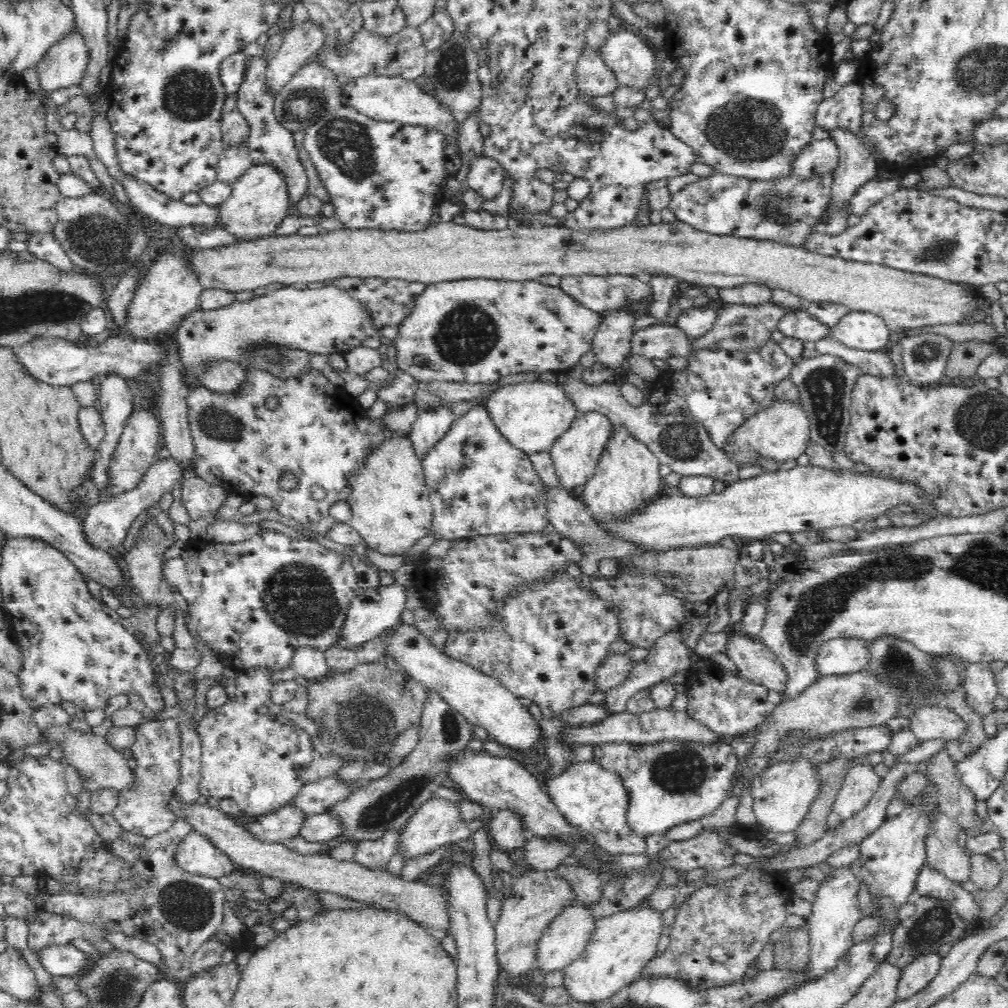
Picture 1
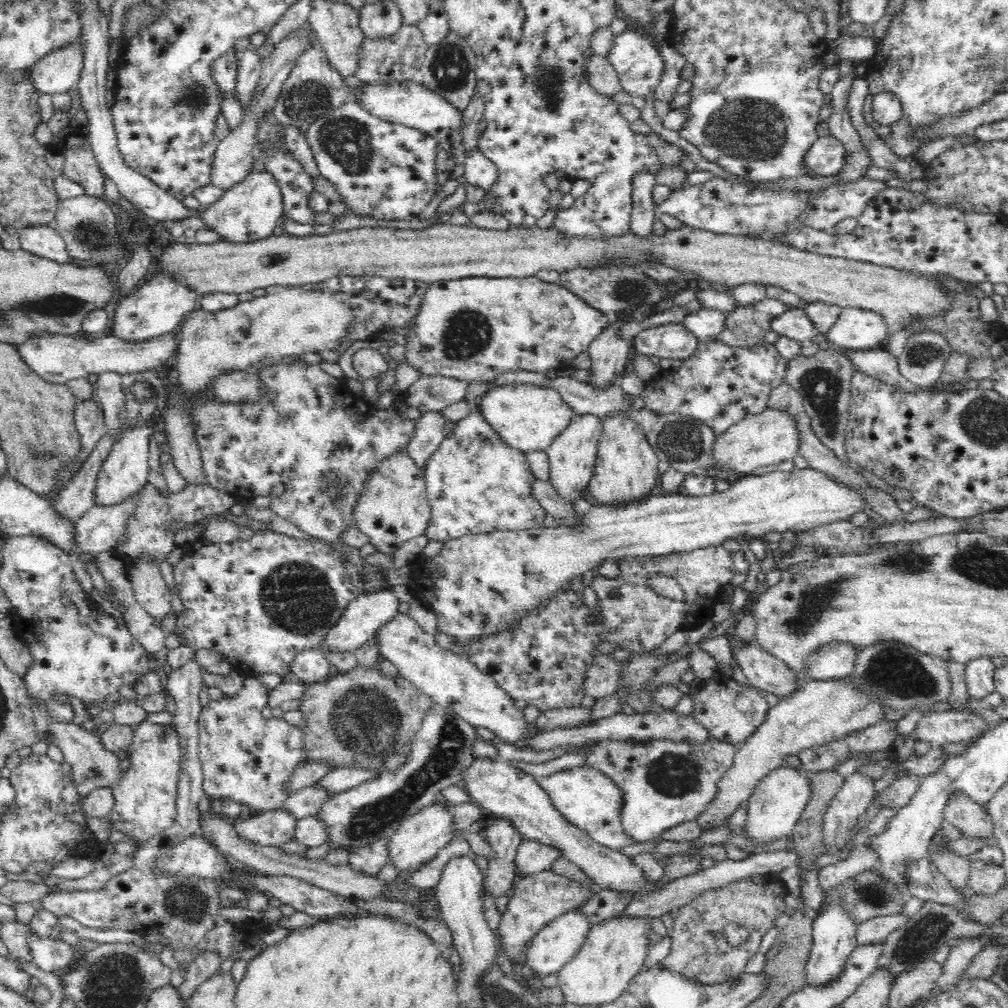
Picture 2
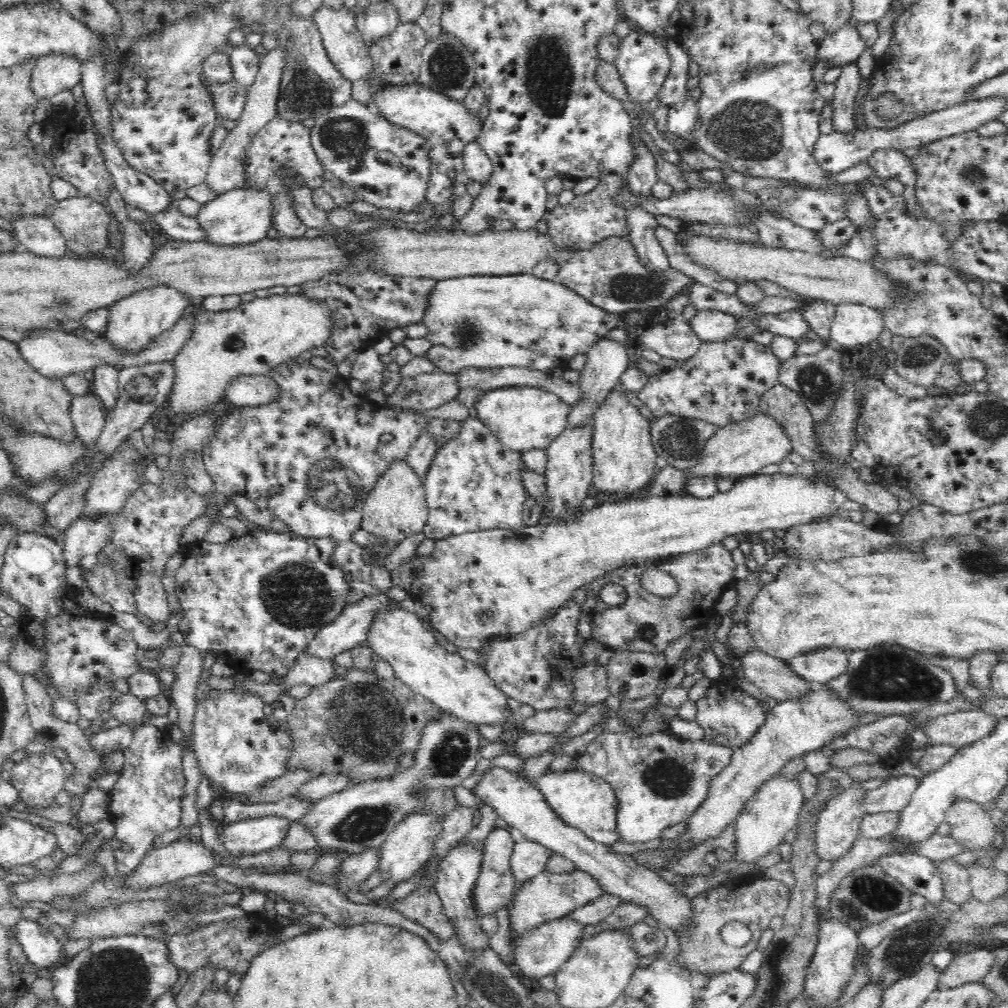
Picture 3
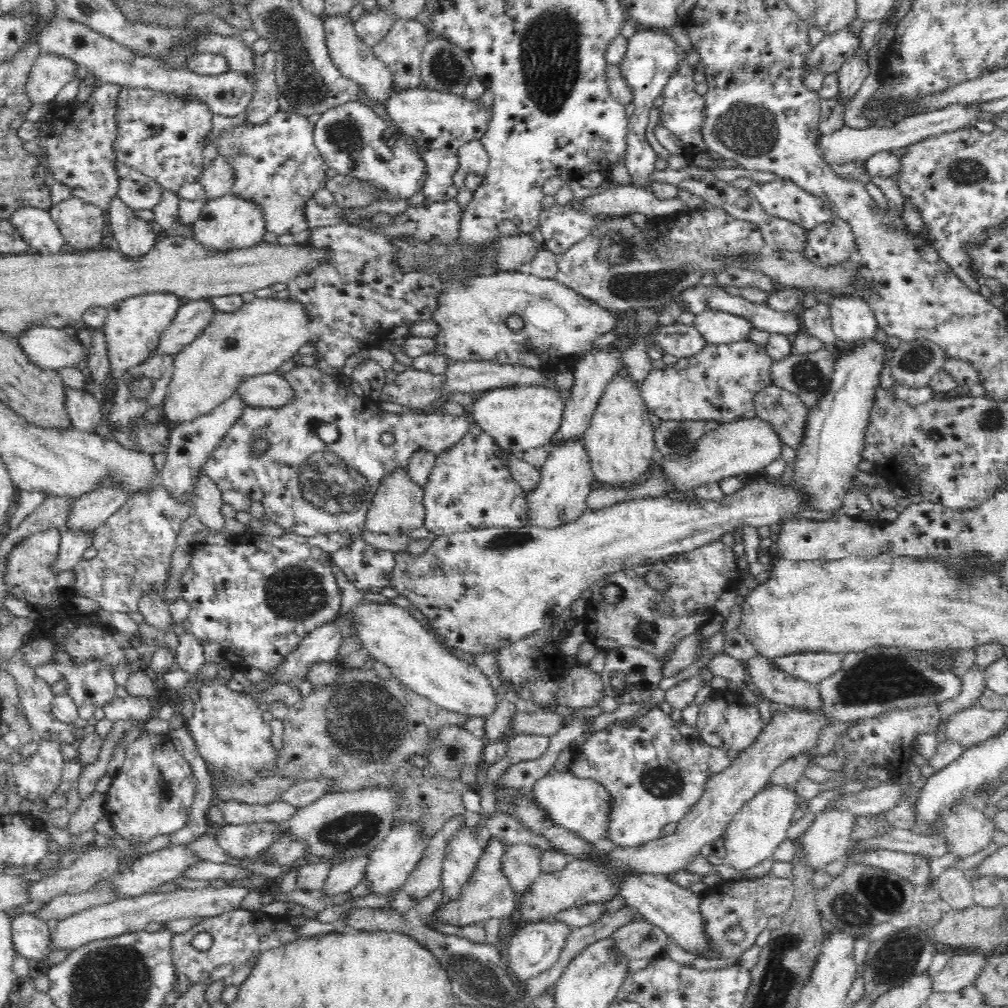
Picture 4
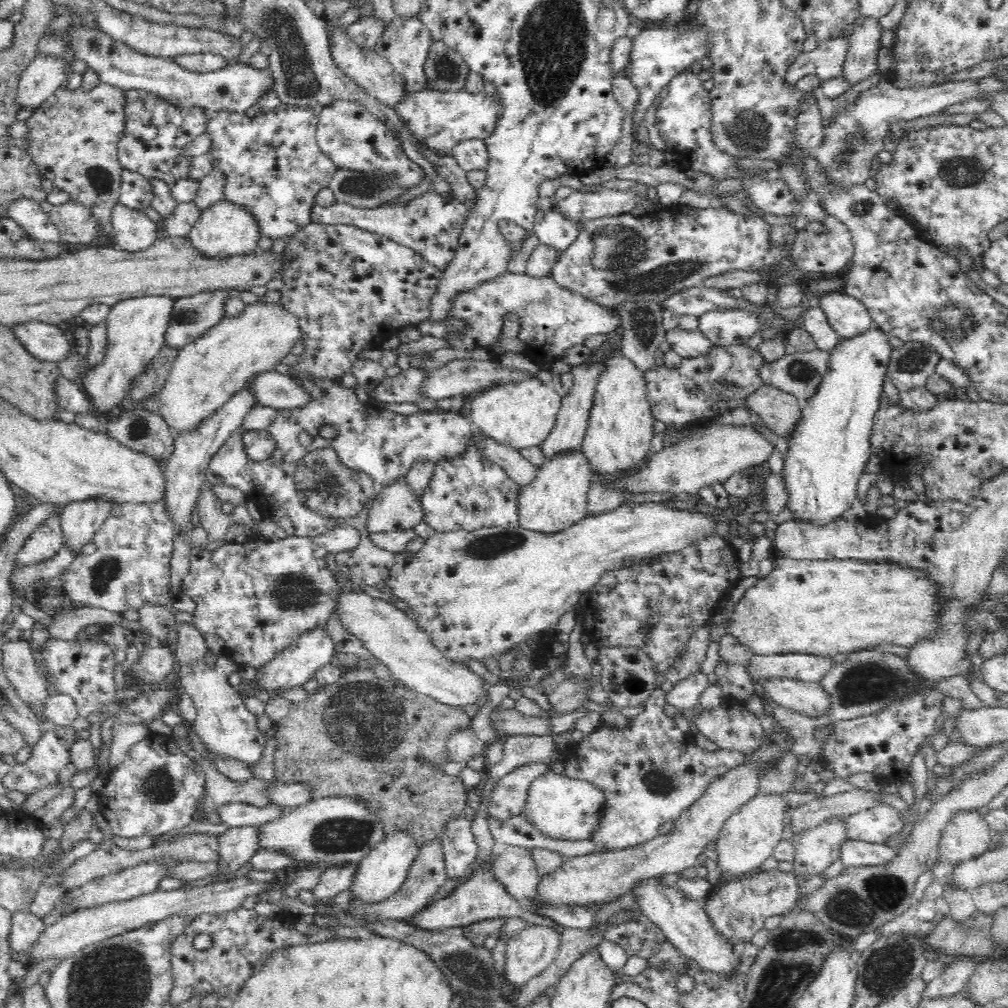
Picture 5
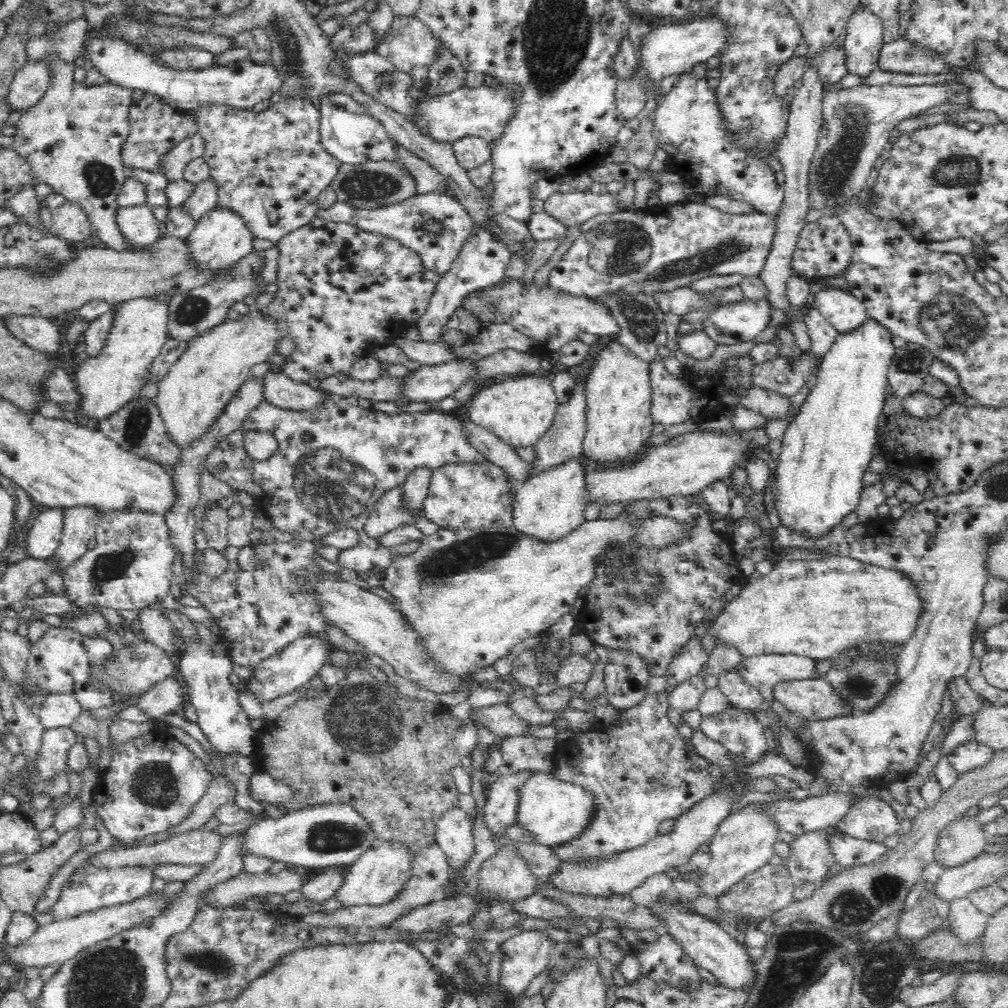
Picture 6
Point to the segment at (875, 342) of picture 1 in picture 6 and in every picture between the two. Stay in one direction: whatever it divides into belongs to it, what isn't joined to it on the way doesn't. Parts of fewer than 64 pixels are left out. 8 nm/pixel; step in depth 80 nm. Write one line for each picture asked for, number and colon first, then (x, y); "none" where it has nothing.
2: (855, 328)
3: (855, 324)
4: (851, 318)
5: (848, 316)
6: (843, 310)

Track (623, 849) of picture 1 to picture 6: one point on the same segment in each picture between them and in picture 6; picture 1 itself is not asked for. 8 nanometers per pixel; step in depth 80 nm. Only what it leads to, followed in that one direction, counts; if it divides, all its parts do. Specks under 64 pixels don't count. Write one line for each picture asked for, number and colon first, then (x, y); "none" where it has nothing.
2: (587, 799)
3: (583, 801)
4: (581, 806)
5: (558, 808)
6: (551, 812)

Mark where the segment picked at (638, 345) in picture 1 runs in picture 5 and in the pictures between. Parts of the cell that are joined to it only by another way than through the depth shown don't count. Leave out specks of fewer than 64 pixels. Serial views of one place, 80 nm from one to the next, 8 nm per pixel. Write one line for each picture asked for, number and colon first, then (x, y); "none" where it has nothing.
2: (671, 340)
3: (675, 339)
4: (680, 340)
5: (690, 344)

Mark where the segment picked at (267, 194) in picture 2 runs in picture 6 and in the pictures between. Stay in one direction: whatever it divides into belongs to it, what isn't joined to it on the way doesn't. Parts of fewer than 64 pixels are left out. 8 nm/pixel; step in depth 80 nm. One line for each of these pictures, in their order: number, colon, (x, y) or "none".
3: (241, 216)
4: (226, 224)
5: (224, 230)
6: (220, 239)

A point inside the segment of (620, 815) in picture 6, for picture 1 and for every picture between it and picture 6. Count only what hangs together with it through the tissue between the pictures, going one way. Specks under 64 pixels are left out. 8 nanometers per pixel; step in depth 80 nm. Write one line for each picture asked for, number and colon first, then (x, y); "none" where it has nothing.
1: (670, 782)
2: (663, 782)
3: (659, 779)
4: (653, 774)
5: (649, 773)

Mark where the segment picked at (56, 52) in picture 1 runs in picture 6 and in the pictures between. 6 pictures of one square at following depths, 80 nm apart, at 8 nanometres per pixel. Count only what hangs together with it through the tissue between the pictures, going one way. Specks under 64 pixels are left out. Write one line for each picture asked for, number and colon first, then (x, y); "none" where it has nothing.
2: (59, 71)
3: (53, 73)
4: (51, 72)
5: (43, 75)
6: (30, 83)

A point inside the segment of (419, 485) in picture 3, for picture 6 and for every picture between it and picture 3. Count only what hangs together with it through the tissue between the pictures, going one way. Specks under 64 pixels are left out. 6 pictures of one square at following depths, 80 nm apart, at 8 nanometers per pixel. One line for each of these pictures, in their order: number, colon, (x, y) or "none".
4: (397, 508)
5: (396, 508)
6: (388, 514)

